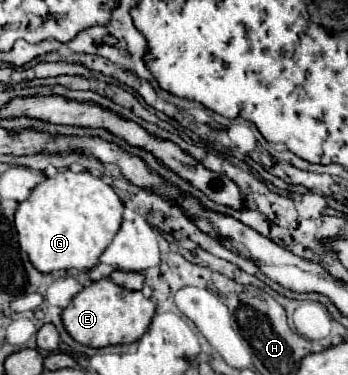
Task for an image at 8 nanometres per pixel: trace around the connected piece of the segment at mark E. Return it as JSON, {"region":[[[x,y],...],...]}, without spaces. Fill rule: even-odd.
{"region":[[[102,278],[82,288],[72,298],[72,302],[62,310],[62,324],[76,342],[90,348],[104,348],[110,344],[130,344],[140,340],[150,326],[154,310],[154,302],[144,298],[142,292],[126,290],[110,282],[110,278]]]}

